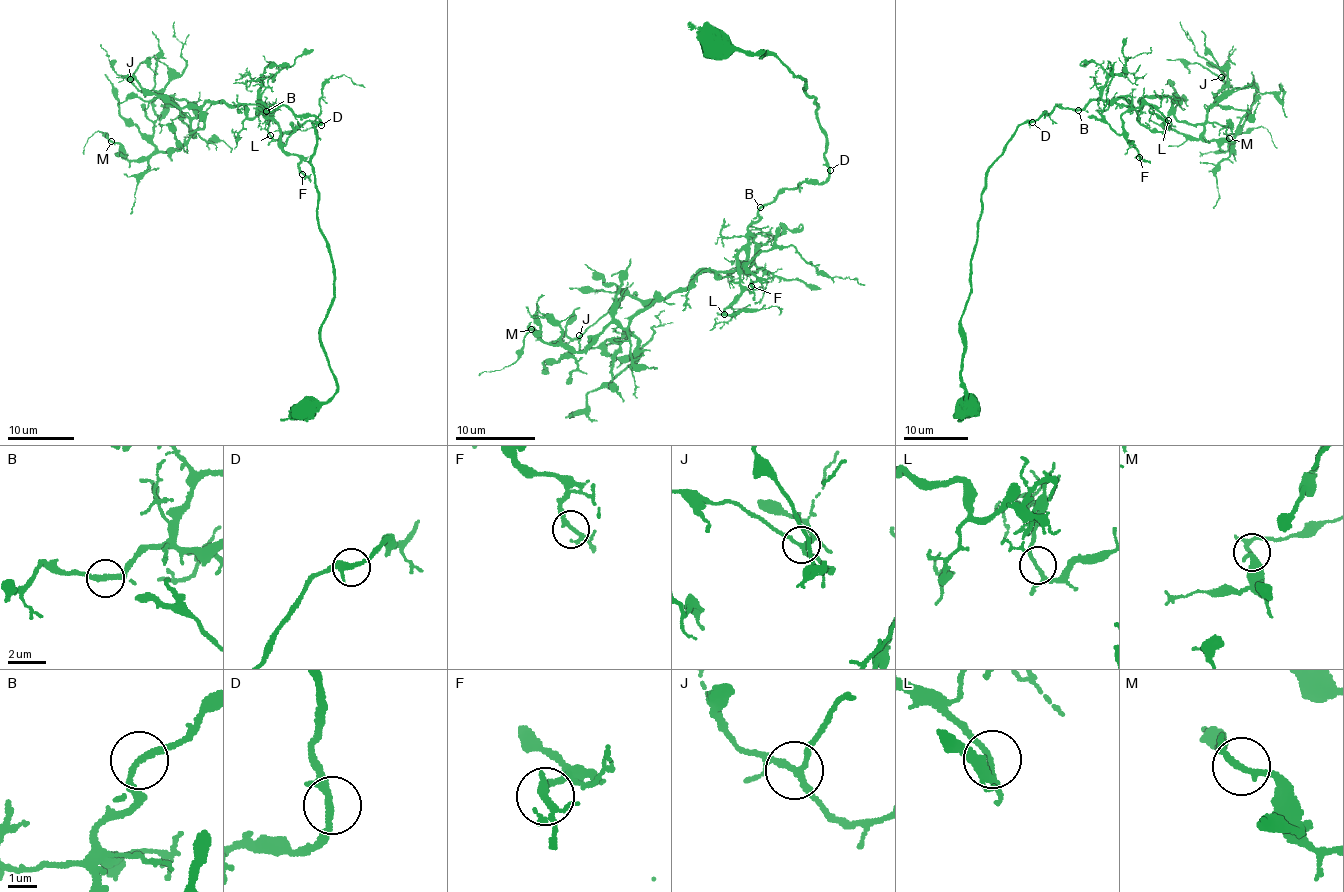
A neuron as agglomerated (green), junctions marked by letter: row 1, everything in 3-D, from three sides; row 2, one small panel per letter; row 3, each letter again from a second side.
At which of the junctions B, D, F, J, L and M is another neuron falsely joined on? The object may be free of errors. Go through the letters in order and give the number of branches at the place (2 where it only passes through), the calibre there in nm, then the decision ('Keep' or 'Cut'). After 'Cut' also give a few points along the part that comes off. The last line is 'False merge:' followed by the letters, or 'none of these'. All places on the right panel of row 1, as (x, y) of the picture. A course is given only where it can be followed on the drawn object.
B: Branches: 3. Thickness 180 nm. Keep
D: Branches: 3. Thickness 190 nm. Keep
F: Branches: 3. Thickness 180 nm. Keep
J: Branches: 3. Thickness 190 nm. Keep
L: Branches: 3. Thickness 160 nm. Keep
M: Branches: 3. Thickness 170 nm. Keep
False merge: none of these

